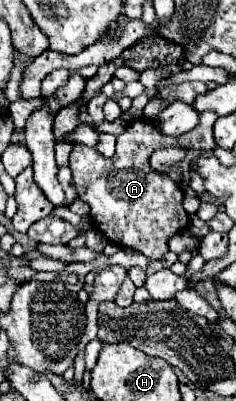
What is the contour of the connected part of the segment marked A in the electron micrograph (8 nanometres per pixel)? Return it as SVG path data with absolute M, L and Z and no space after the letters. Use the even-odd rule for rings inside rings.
M201 112L201 120L191 132L181 136L167 136L155 126L155 122L137 118L121 136L117 136L117 150L113 158L105 158L95 148L75 144L69 156L69 168L73 172L77 196L89 204L95 228L103 232L109 242L133 248L147 258L163 258L169 252L169 238L183 232L189 226L189 218L183 208L181 186L167 172L153 170L149 166L149 156L157 148L169 146L187 150L213 150L215 120L215 112Z

